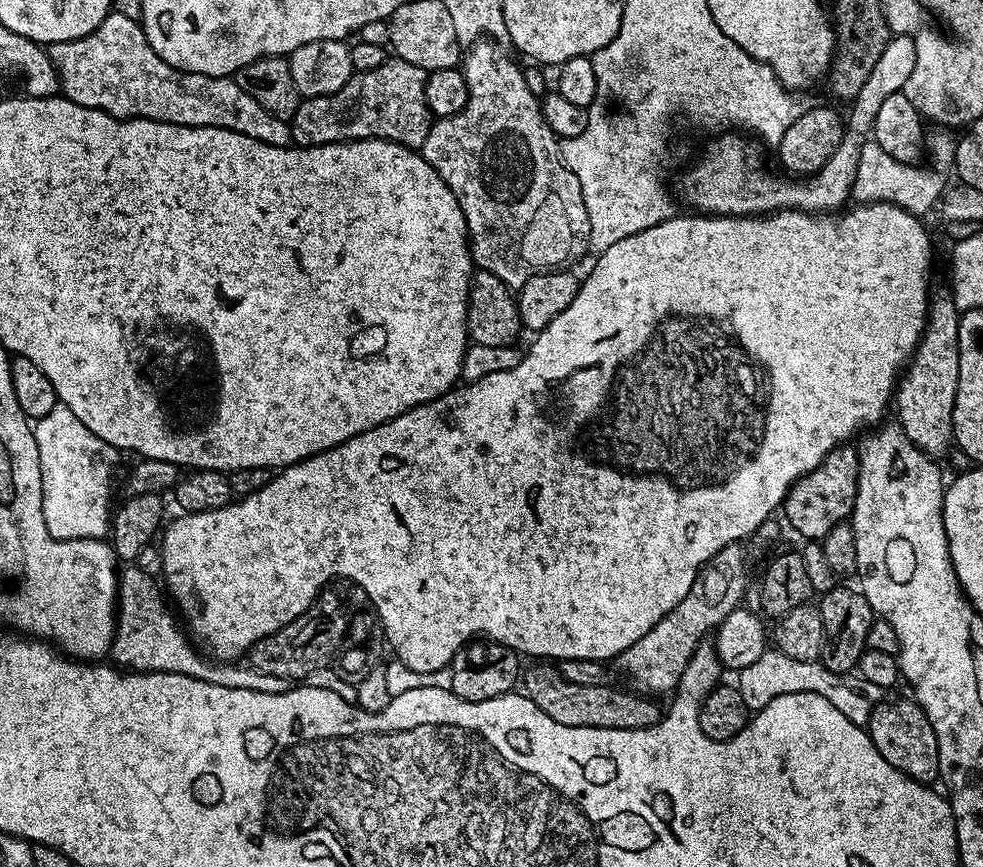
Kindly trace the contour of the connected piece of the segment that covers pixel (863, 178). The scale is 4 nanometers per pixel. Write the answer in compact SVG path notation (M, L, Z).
M936 132L927 137L926 148L932 151L932 168L920 168L919 163L904 164L898 158L890 158L882 146L869 142L862 146L862 154L858 158L858 174L854 176L851 199L857 205L866 204L893 204L912 212L915 216L927 217L927 212L940 200L944 192L944 183L951 173L956 162L956 146L958 140L948 132Z

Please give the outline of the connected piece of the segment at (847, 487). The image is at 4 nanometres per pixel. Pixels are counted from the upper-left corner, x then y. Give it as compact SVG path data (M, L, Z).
M837 446L822 458L814 470L793 482L790 491L784 495L782 513L788 524L801 536L804 542L823 541L834 526L845 523L852 515L858 494L858 474L860 473L860 454L855 447Z

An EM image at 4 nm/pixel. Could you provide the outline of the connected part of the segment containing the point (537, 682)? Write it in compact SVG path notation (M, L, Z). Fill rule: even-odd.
M536 662L532 669L522 676L522 692L554 722L562 722L562 726L575 728L601 728L602 730L646 730L660 720L662 708L655 704L655 699L635 691L623 692L620 688L611 688L605 682L598 686L578 686L578 682L570 682L560 675L559 667L548 662Z

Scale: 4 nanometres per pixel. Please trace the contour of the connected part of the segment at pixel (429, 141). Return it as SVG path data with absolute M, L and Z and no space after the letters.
M481 38L463 53L462 71L466 78L466 90L470 90L470 98L466 102L466 106L462 106L462 110L458 110L458 114L439 117L433 123L432 128L426 134L422 154L426 158L426 162L430 162L430 166L434 166L434 170L438 170L442 182L446 182L446 186L450 186L454 198L458 198L458 206L462 206L462 214L466 218L468 227L468 247L472 254L473 265L481 272L489 272L502 278L502 282L507 288L518 290L530 277L537 276L540 272L550 272L563 269L565 266L572 266L572 263L583 252L587 253L589 251L590 218L586 214L582 186L575 174L564 165L564 160L560 156L558 137L548 125L537 93L528 85L525 69L523 67L520 69L500 48L503 47L499 43L488 38Z

